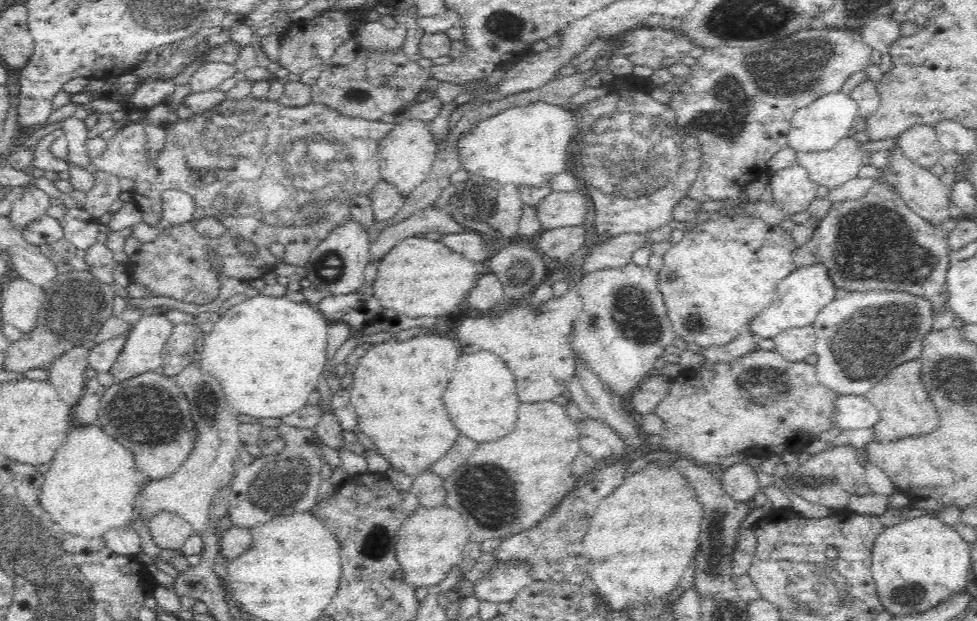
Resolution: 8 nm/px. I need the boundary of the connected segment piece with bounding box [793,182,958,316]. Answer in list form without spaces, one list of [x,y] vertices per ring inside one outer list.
[[[893,183],[874,184],[865,198],[832,203],[811,239],[794,251],[794,264],[824,264],[841,293],[878,289],[908,292],[932,302],[934,316],[948,307],[946,275],[949,269],[948,235],[958,219],[932,224],[918,217],[902,201]]]

